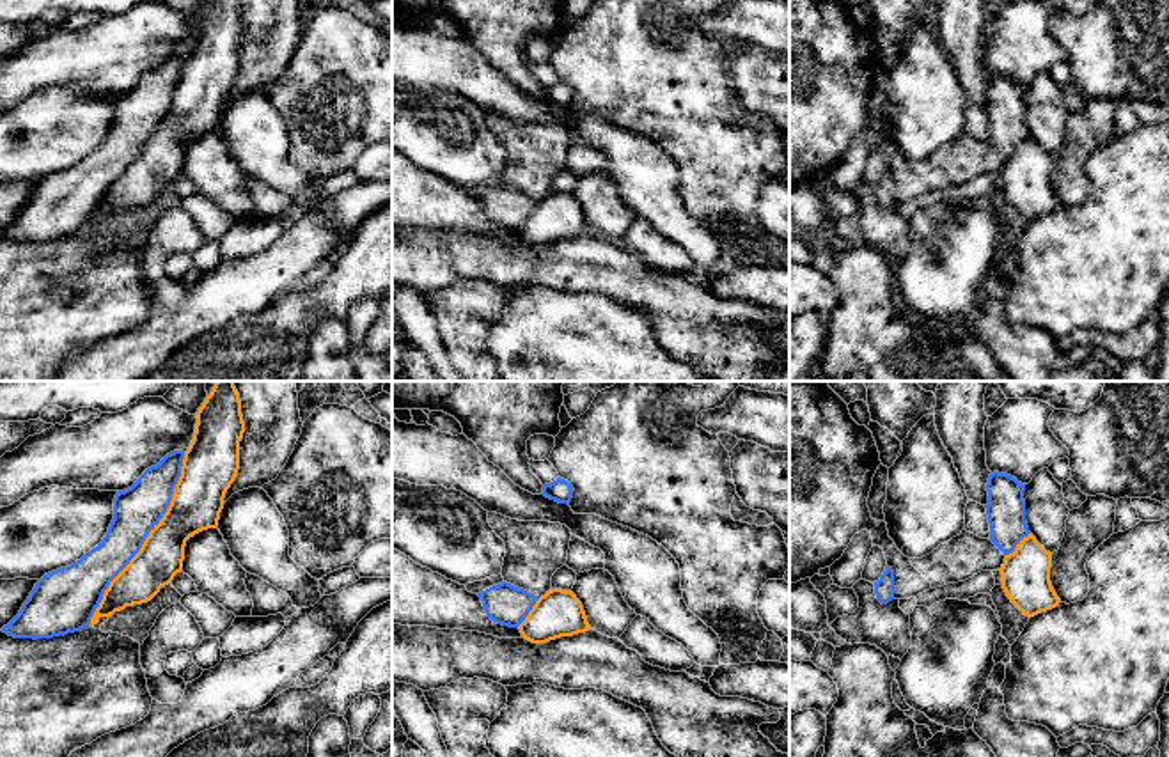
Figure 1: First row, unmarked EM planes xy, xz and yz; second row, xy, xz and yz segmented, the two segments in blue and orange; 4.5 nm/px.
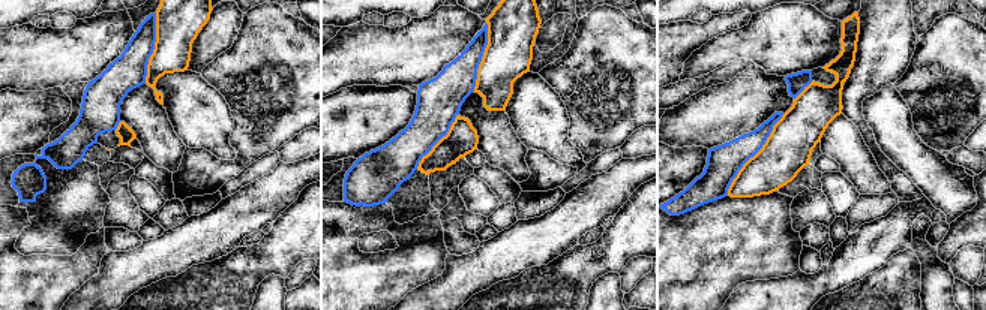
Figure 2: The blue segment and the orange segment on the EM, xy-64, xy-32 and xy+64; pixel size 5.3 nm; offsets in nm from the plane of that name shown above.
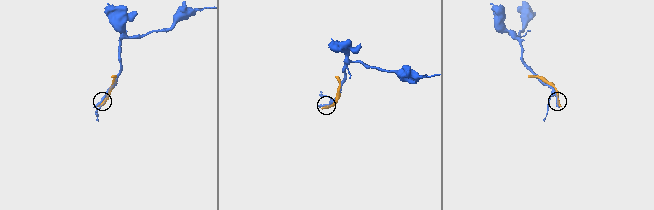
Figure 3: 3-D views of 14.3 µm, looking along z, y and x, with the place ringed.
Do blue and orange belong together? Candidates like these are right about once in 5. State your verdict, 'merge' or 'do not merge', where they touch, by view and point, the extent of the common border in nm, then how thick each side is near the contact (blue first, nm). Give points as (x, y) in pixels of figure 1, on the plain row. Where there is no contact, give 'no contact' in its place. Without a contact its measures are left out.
do not merge; contact xy (146, 139); length 900 nm; calibres 220 and 220 nm

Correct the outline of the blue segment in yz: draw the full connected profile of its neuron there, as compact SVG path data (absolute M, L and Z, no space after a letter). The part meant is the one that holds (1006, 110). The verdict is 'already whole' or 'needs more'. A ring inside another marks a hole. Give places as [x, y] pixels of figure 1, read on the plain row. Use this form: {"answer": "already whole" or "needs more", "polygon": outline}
{"answer": "already whole", "polygon": "M993 74L988 80L986 94L990 144L1004 158L1009 158L1016 147L1031 137L1025 126L1025 87L1008 76Z"}

